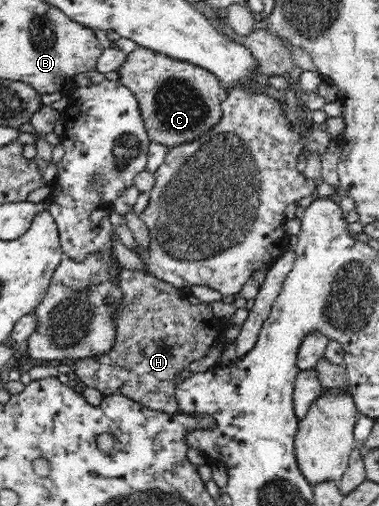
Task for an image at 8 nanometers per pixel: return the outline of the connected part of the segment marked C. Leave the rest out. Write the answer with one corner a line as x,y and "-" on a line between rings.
138,46
127,54
126,61
119,67
118,72
120,75
118,81
125,85
138,100
140,114
150,142
169,148
191,143
200,140
222,118
221,104
228,93
216,75
207,69
179,59
172,59
147,47

